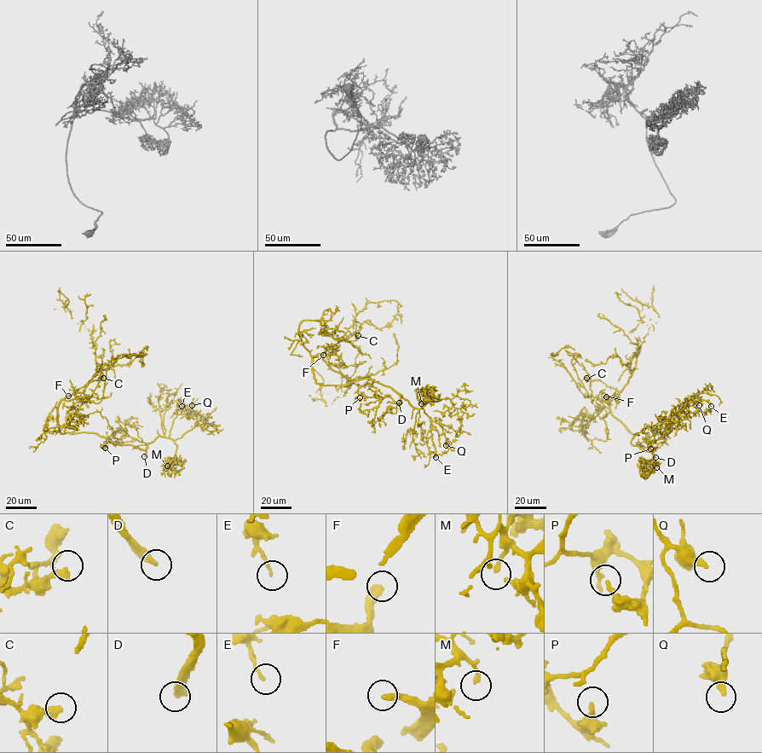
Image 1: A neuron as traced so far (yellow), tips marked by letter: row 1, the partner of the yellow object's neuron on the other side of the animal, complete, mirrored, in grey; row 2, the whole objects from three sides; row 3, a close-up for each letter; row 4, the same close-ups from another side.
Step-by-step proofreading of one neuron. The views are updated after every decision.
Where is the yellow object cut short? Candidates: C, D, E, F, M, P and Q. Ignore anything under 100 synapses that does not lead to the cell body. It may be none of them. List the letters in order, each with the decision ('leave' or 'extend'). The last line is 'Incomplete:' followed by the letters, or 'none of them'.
C: leave
D: extend
E: leave
F: extend
M: leave
P: leave
Q: leave
Incomplete: D, F

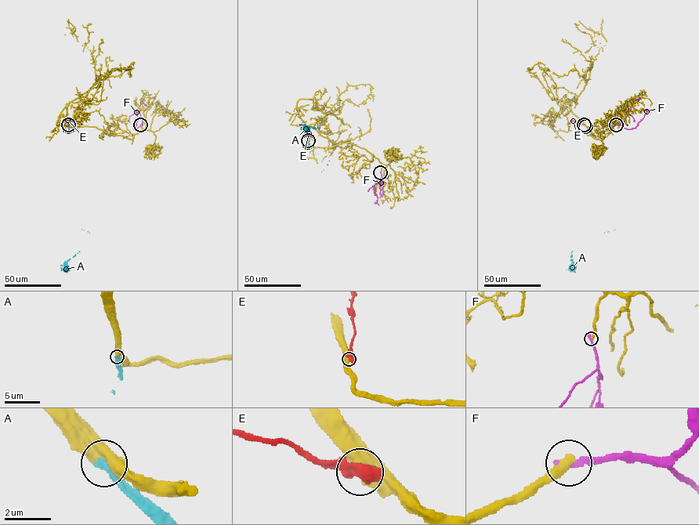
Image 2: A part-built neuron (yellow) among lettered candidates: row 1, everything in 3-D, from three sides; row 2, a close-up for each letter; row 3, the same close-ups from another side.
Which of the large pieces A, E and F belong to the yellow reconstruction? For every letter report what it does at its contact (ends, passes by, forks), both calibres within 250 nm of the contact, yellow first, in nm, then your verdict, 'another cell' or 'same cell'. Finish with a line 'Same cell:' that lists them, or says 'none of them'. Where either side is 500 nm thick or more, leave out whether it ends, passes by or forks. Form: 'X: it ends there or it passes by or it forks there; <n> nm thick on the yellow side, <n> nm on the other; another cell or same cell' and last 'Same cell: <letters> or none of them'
A: 600 nm thick on the yellow side, 500 nm on the other; same cell
E: 600 nm thick on the yellow side, 700 nm on the other; another cell
F: it ends there; 400 nm thick on the yellow side, 320 nm on the other; another cell
Same cell: A

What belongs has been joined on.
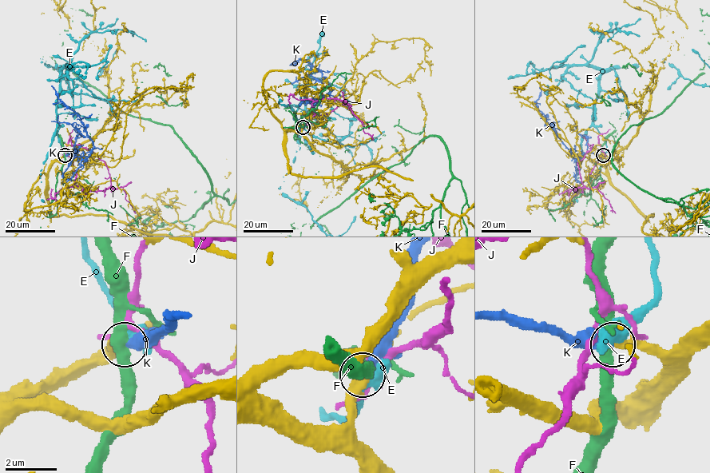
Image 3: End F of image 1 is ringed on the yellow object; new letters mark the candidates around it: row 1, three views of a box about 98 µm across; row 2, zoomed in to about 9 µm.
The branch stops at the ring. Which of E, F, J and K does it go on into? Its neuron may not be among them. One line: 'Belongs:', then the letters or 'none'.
Belongs: K

